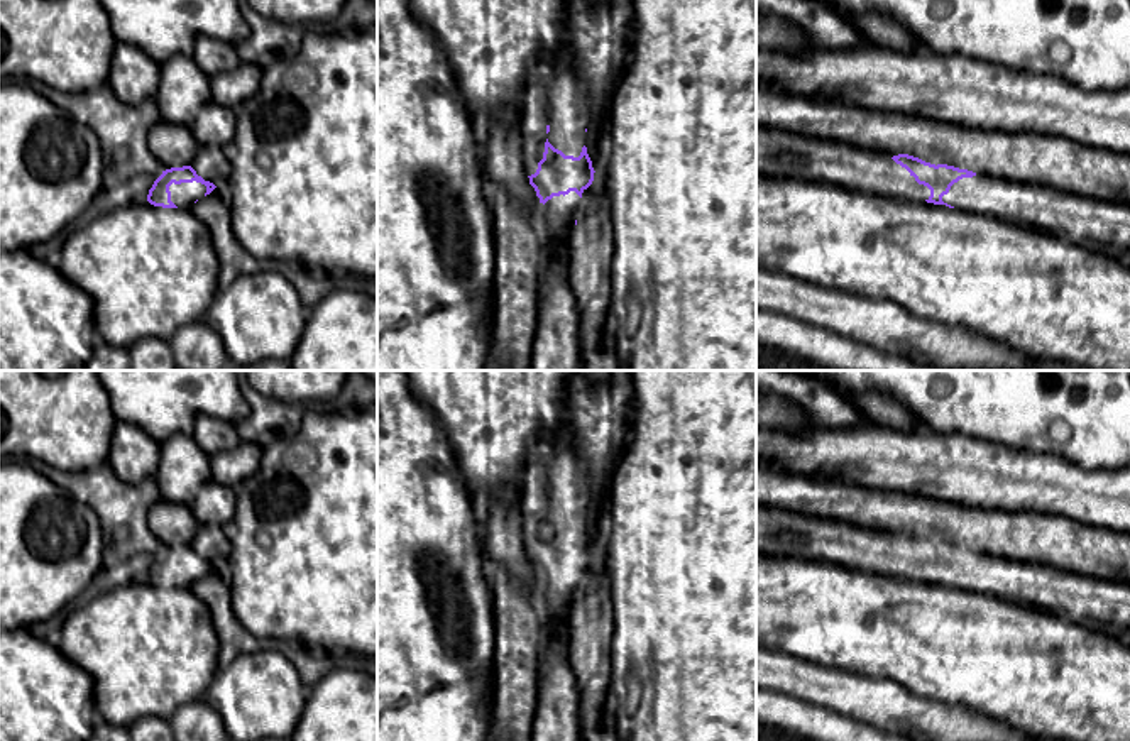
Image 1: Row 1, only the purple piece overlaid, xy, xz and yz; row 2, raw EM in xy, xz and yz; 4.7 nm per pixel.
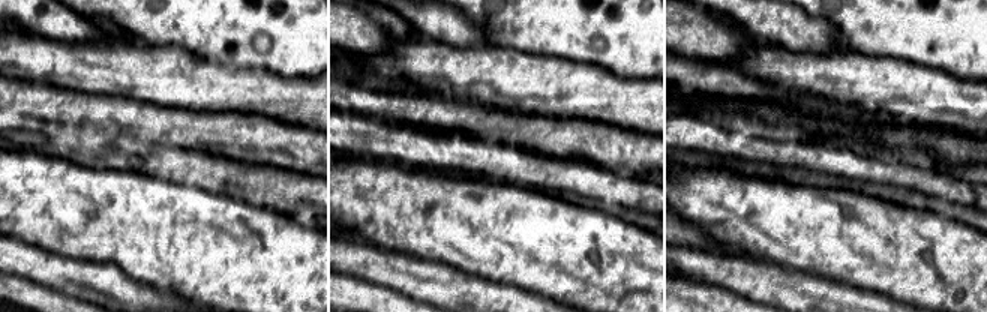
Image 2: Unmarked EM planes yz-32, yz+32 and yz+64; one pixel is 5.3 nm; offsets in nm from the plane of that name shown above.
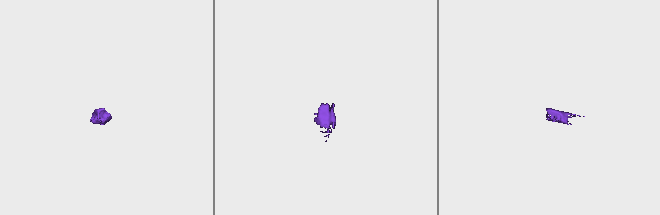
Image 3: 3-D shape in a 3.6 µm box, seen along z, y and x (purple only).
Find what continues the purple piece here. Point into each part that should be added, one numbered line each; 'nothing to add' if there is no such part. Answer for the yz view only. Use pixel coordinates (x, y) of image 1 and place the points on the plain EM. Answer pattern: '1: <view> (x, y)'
1: yz (782, 532)
2: yz (1083, 599)

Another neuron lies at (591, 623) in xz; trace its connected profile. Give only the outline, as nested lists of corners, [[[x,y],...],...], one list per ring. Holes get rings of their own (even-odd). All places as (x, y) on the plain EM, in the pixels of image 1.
[[[602,553],[582,572],[573,612],[568,616],[568,660],[580,695],[580,738],[597,727],[611,707],[611,645],[614,604]]]

